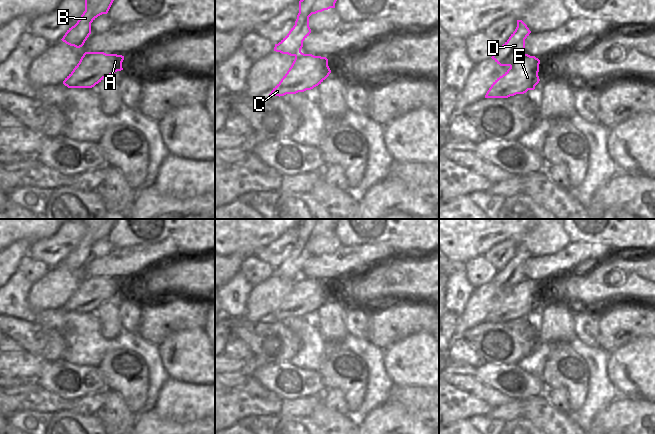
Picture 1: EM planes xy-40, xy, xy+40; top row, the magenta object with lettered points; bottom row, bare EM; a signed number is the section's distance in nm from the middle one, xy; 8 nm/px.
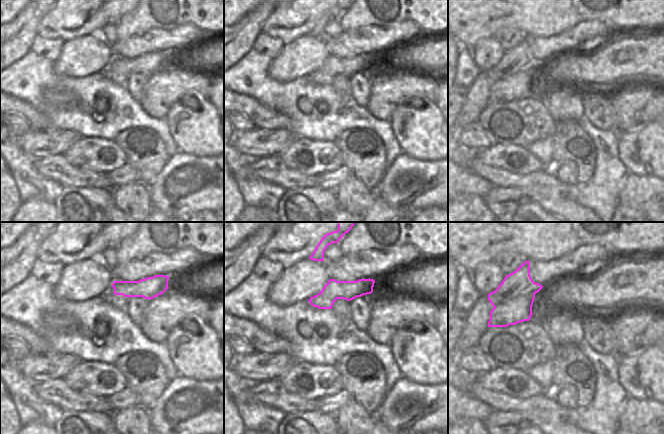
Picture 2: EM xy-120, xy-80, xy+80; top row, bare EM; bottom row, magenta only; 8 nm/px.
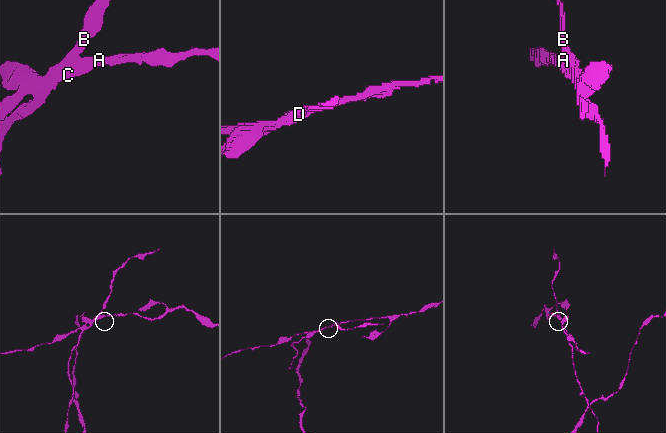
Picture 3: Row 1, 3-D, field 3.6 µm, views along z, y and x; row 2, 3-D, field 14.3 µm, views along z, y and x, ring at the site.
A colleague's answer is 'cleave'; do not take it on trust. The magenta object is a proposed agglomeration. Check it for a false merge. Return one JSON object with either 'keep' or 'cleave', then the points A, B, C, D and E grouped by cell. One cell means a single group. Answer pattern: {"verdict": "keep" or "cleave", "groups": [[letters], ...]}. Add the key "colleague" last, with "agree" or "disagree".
{"verdict": "cleave", "groups": [["A", "C", "E"], ["B", "D"]], "colleague": "agree"}

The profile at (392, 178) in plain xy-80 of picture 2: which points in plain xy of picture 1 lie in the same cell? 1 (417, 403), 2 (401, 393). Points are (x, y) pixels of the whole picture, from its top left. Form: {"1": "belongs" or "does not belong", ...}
{"1": "belongs", "2": "belongs"}

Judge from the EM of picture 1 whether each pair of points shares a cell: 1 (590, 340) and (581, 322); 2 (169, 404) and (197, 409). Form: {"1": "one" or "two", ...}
{"1": "one", "2": "one"}

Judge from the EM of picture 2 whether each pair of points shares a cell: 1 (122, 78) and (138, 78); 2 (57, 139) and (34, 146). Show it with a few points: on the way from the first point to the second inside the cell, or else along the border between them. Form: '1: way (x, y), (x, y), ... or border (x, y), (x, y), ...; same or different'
1: border (129, 74), (127, 86); different
2: way (51, 141), (40, 142); same

